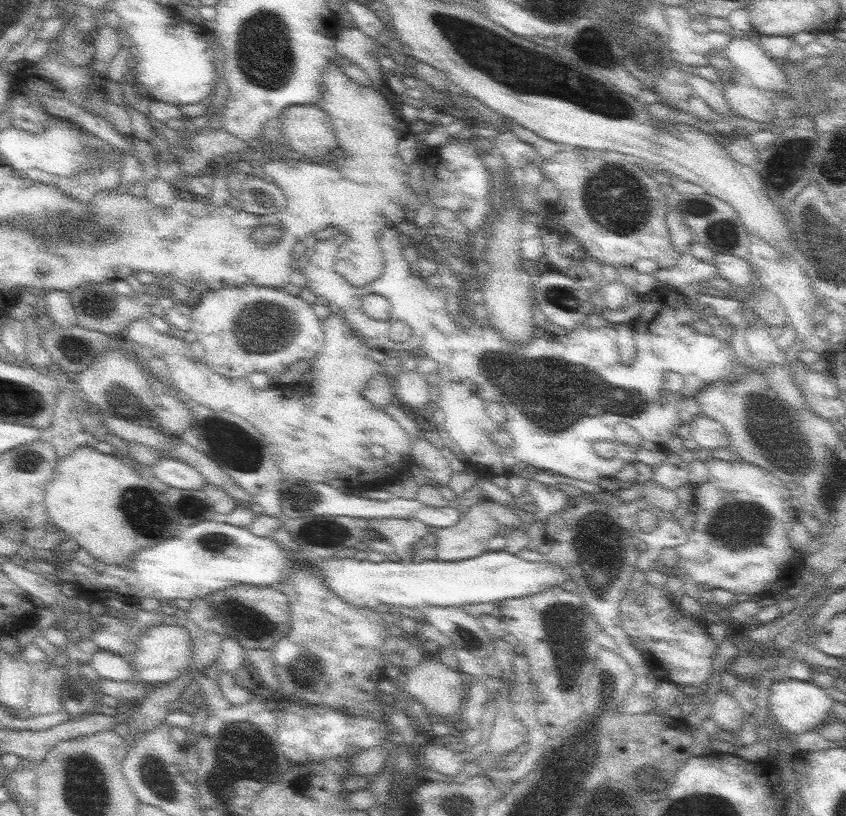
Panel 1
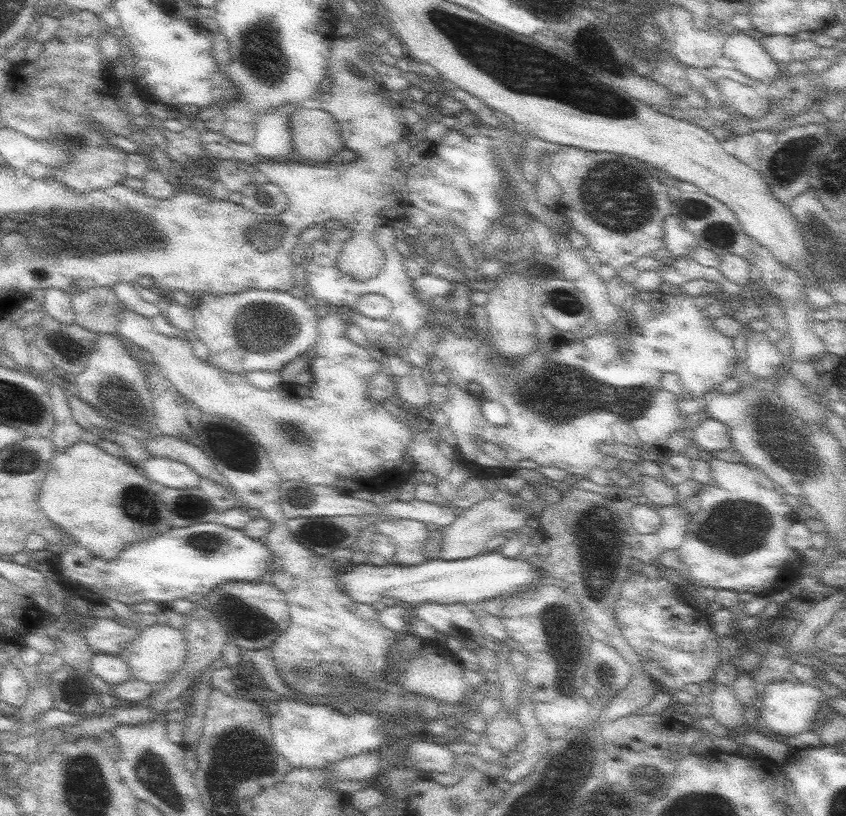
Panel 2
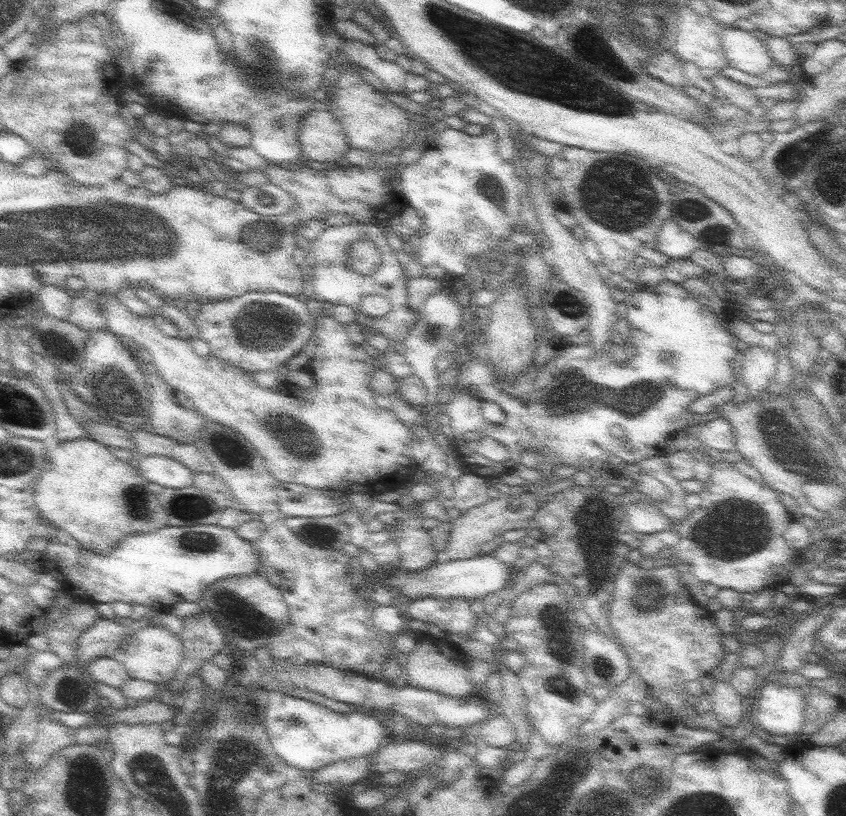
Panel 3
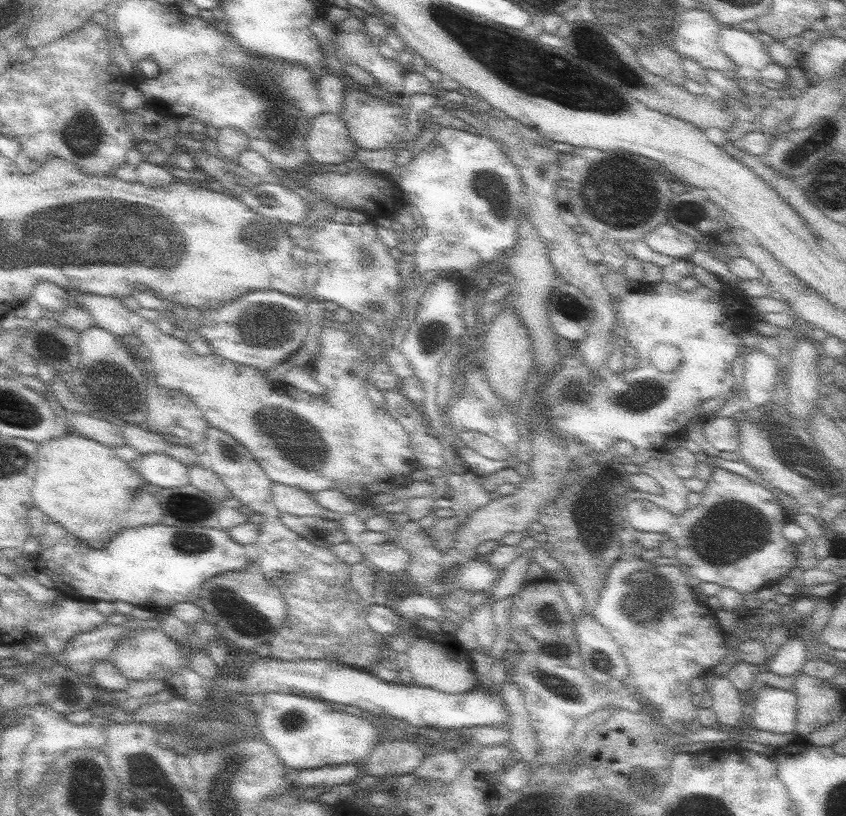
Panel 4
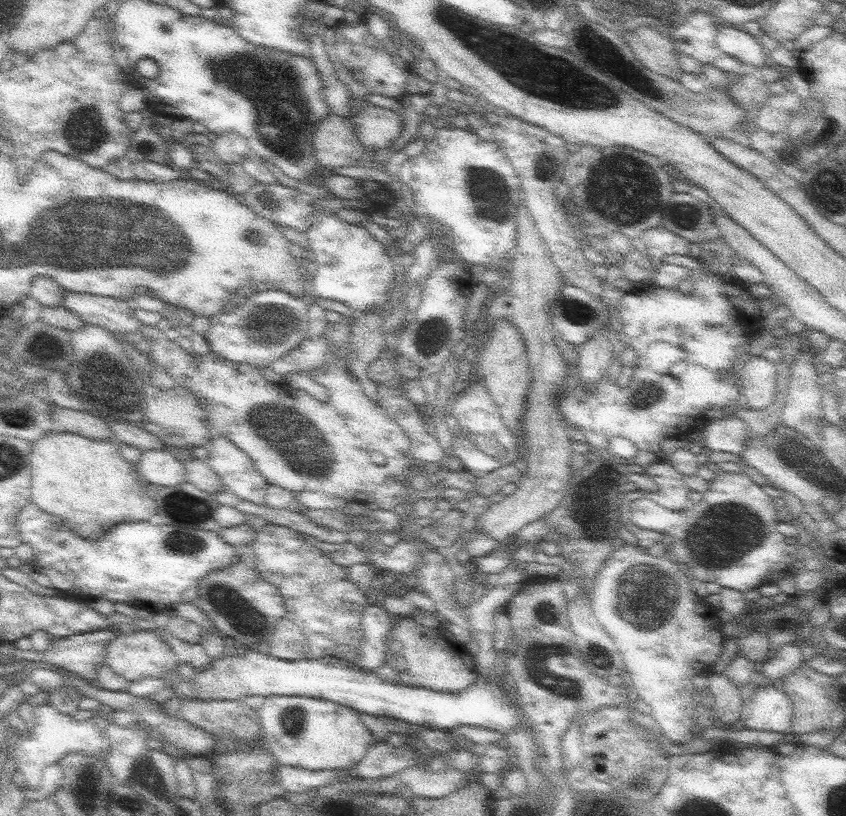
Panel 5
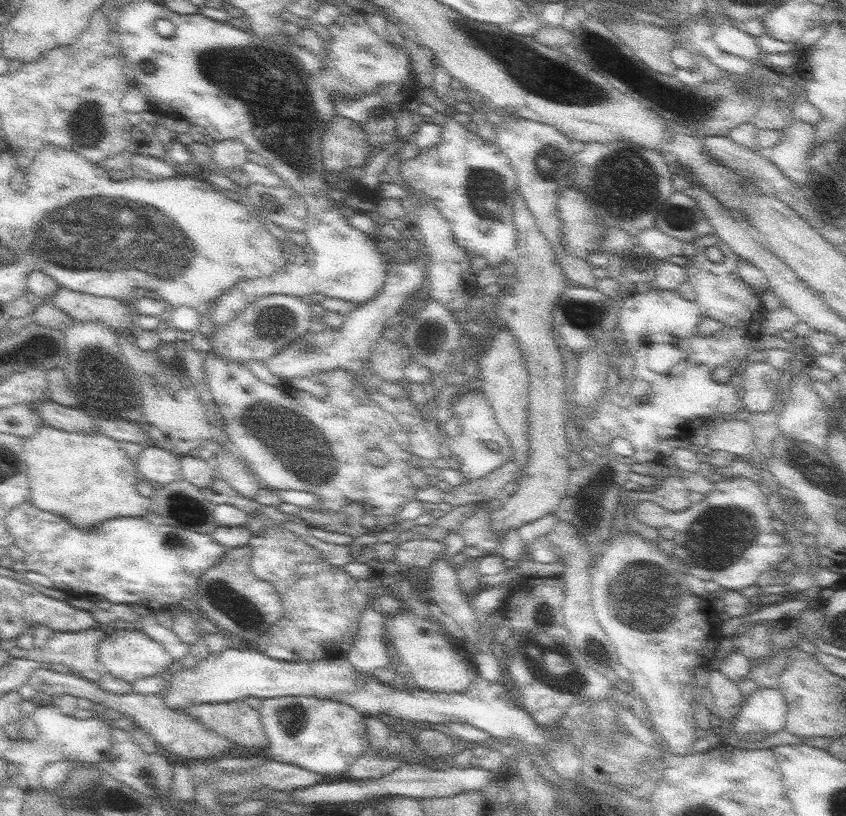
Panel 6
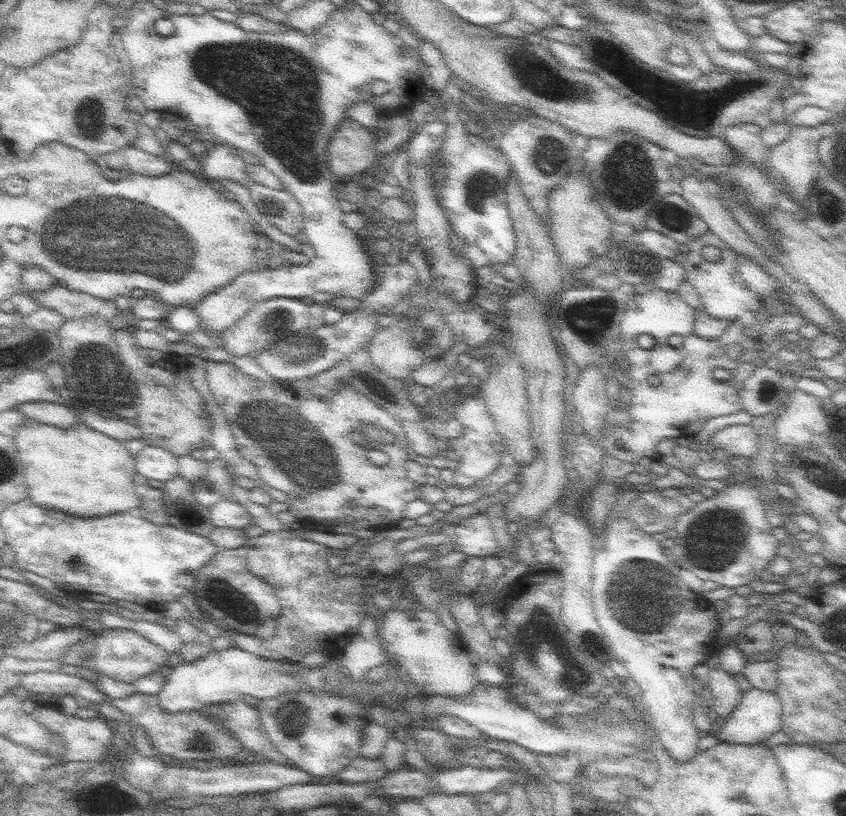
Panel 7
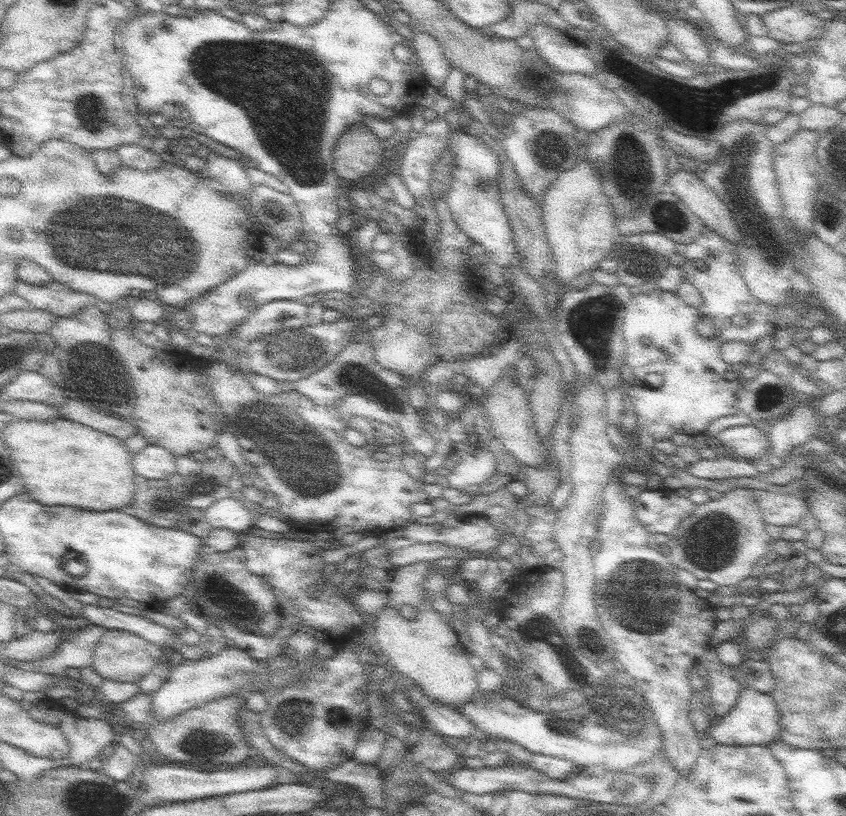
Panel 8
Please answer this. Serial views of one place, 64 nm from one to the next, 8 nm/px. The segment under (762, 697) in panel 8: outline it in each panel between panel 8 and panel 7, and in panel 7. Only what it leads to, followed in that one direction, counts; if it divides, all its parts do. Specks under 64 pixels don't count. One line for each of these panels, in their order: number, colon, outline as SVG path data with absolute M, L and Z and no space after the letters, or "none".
7: M751 688L749 692L743 692L741 702L737 704L737 708L733 710L733 714L723 720L725 724L719 730L719 734L715 734L719 738L719 742L725 744L737 744L737 746L755 746L755 742L765 742L771 736L775 736L777 732L781 732L781 724L783 724L783 710L781 710L781 700L777 696L777 692L769 692L769 690L759 690L759 688Z

